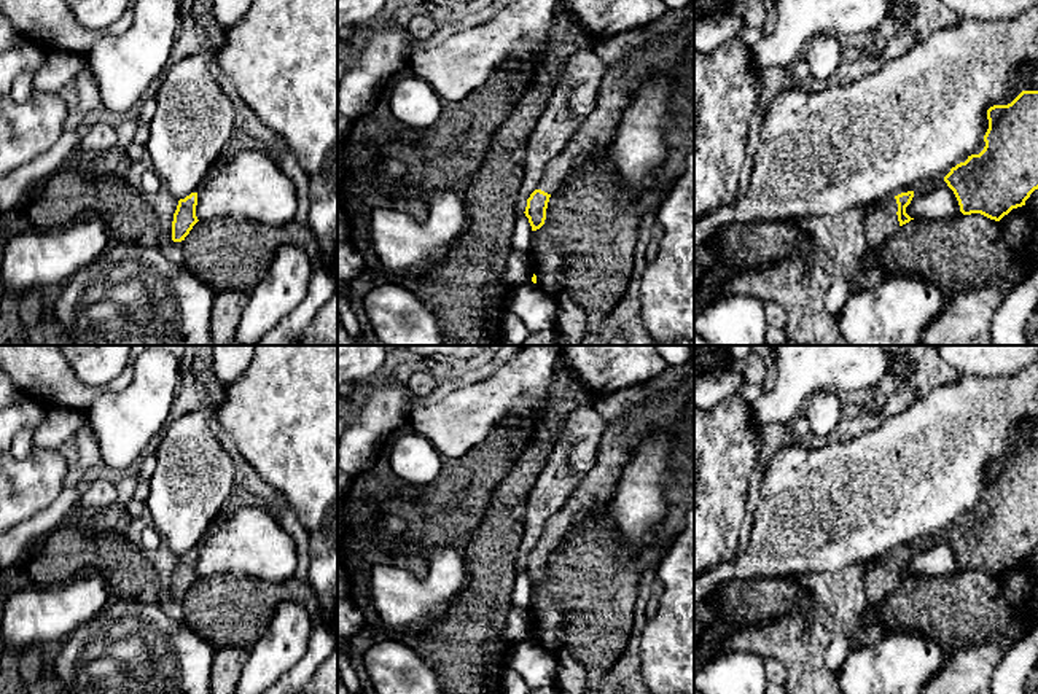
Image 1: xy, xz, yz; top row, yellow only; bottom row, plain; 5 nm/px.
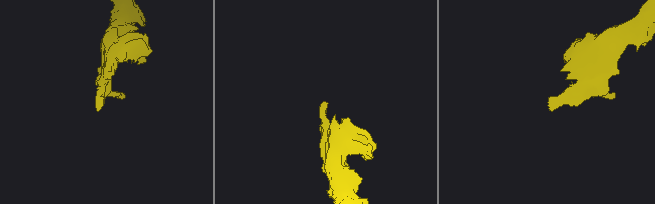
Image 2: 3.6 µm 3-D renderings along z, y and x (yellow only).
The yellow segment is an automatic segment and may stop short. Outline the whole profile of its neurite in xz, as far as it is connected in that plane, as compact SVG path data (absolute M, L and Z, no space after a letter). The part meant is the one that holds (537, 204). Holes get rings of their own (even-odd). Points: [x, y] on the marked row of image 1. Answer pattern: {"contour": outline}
{"contour": "M689 6L667 10L665 14L638 29L648 40L646 46L607 68L595 108L567 146L546 164L537 189L527 199L524 213L532 231L544 224L549 197L560 188L572 169L611 142L624 108L638 86L653 80L658 72L665 70L675 60L685 43L688 13Z"}

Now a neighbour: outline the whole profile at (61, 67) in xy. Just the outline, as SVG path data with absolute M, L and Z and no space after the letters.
M49 51L45 67L35 73L33 91L59 94L88 62L88 54Z

